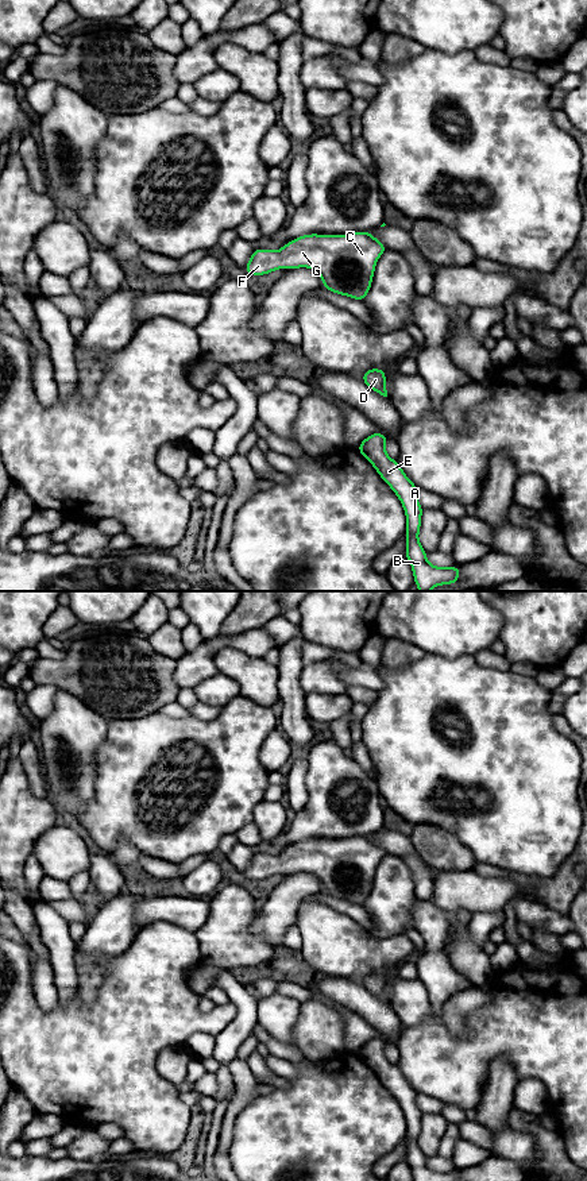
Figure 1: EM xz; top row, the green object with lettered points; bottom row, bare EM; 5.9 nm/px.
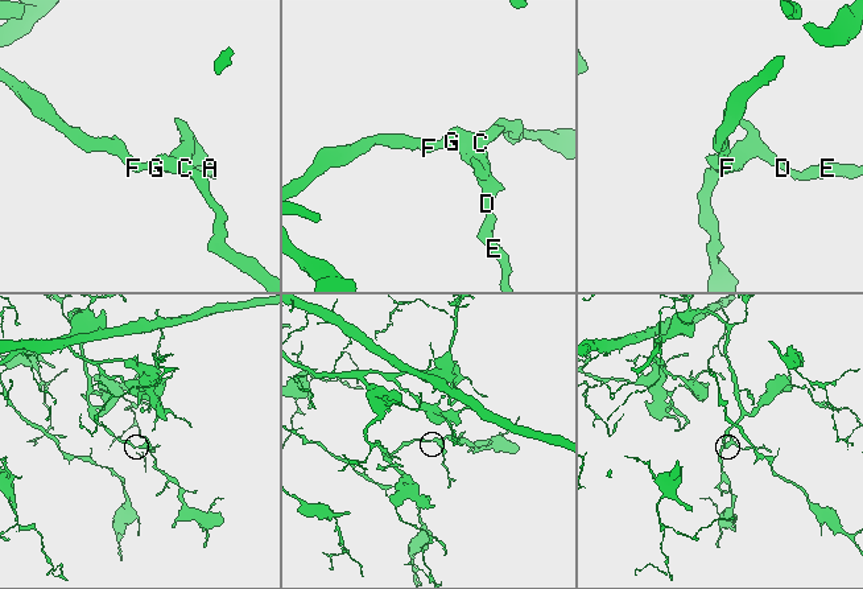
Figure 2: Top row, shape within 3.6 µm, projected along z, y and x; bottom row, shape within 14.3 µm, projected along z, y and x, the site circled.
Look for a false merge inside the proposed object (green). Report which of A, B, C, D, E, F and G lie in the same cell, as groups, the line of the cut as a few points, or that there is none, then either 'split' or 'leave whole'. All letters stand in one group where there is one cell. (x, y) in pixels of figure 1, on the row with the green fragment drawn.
A B C D E F G | no cut | leave whole

